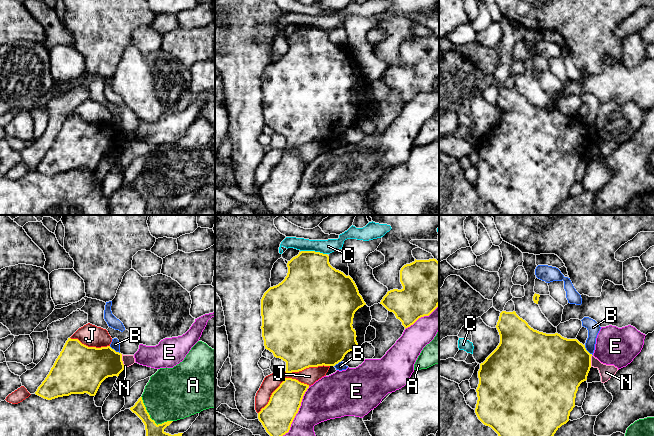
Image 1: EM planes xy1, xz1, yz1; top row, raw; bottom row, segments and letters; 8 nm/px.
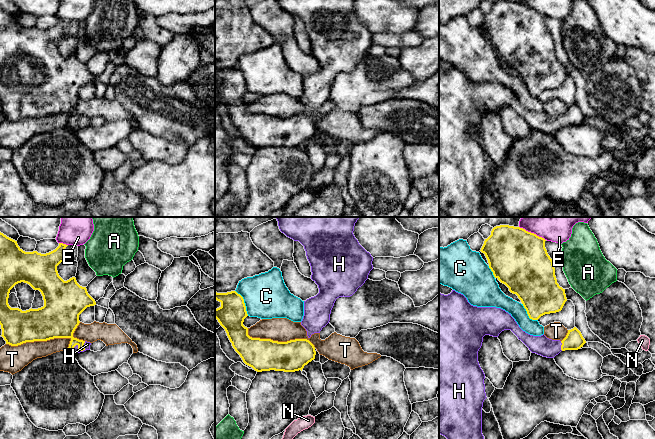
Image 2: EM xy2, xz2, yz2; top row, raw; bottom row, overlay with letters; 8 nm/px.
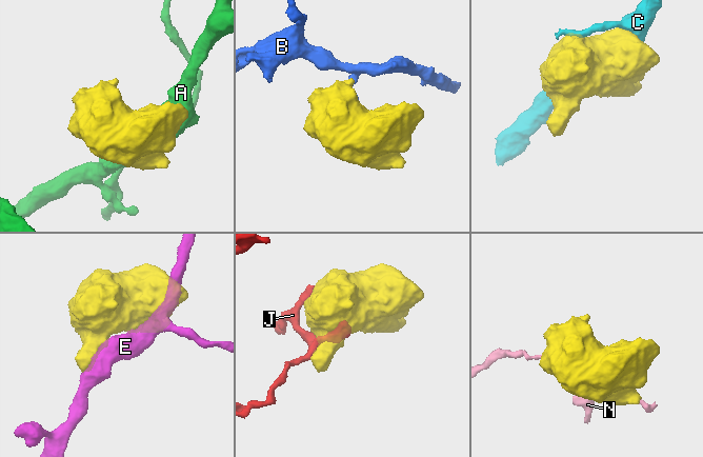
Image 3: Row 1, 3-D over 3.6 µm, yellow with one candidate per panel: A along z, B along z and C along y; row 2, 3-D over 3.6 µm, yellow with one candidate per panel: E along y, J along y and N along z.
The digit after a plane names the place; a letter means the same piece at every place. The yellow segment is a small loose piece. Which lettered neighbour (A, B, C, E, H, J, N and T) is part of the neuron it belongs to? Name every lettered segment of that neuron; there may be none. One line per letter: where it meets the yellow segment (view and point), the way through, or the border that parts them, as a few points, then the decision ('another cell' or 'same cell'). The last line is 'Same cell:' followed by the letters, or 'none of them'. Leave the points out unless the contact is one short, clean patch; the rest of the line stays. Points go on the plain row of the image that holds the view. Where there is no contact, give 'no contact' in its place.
A: meets yellow in xy1 at (150, 194); border along xy1 (141, 172), (146, 187), (157, 200), (172, 197); another cell
B: meets yellow in yz1 at (586, 126); border along yz1 (584, 121), (592, 130); another cell
C: meets yellow in xz2 at (244, 79); another cell
E: meets yellow in xz1 at (296, 189); another cell
H: meets yellow in xy2 at (81, 126); same cell
J: meets yellow in xz1 at (280, 160); another cell
N: meets yellow in xy1 at (122, 137); another cell
T: meets yellow in xy2 at (38, 116); another cell
Same cell: H

